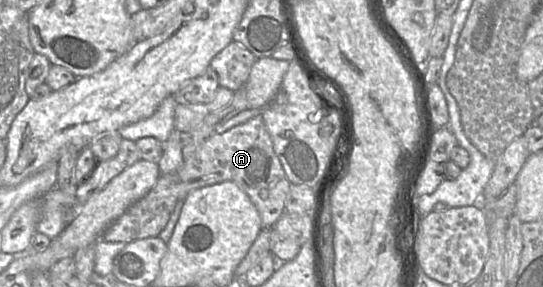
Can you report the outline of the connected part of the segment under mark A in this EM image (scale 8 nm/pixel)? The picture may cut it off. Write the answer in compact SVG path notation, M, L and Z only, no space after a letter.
M262 114L228 131L213 133L175 172L160 175L152 189L133 203L101 235L106 242L125 242L158 236L166 226L178 201L196 188L234 181L250 198L259 212L262 227L272 228L285 212L291 183L277 157Z

